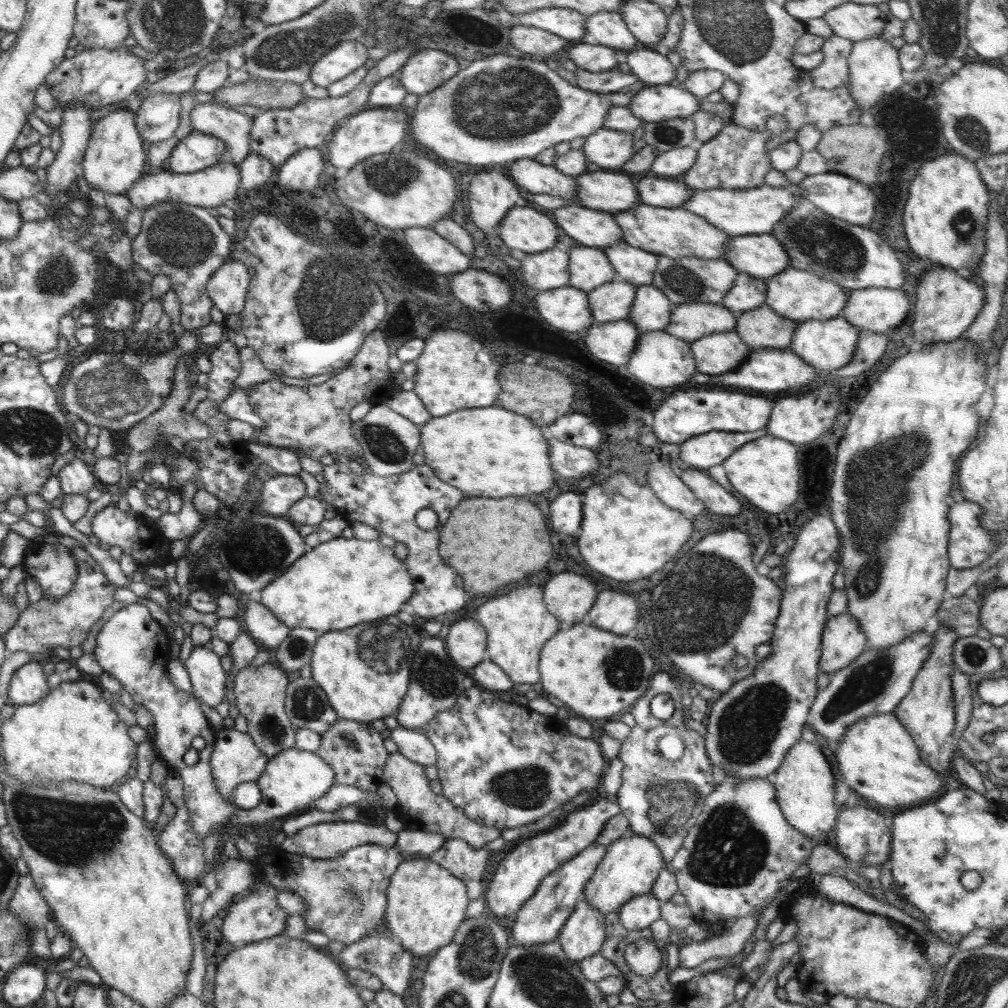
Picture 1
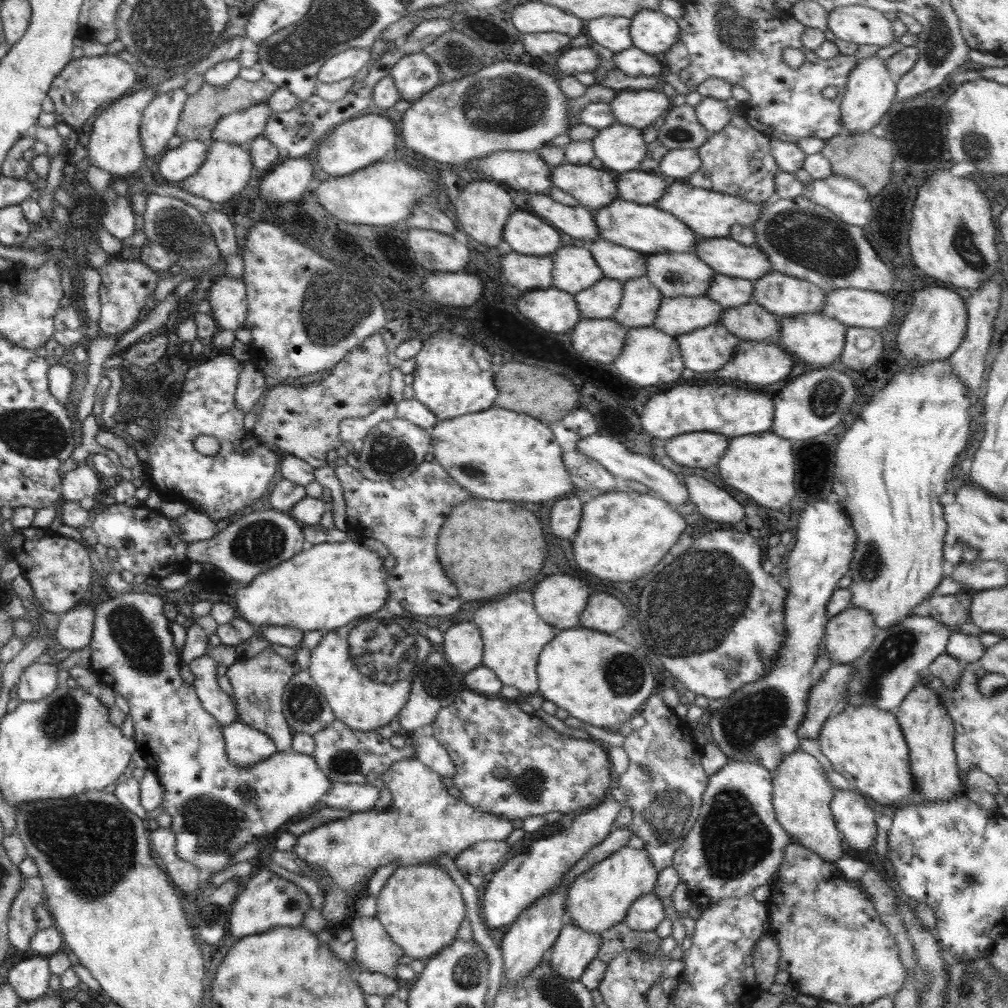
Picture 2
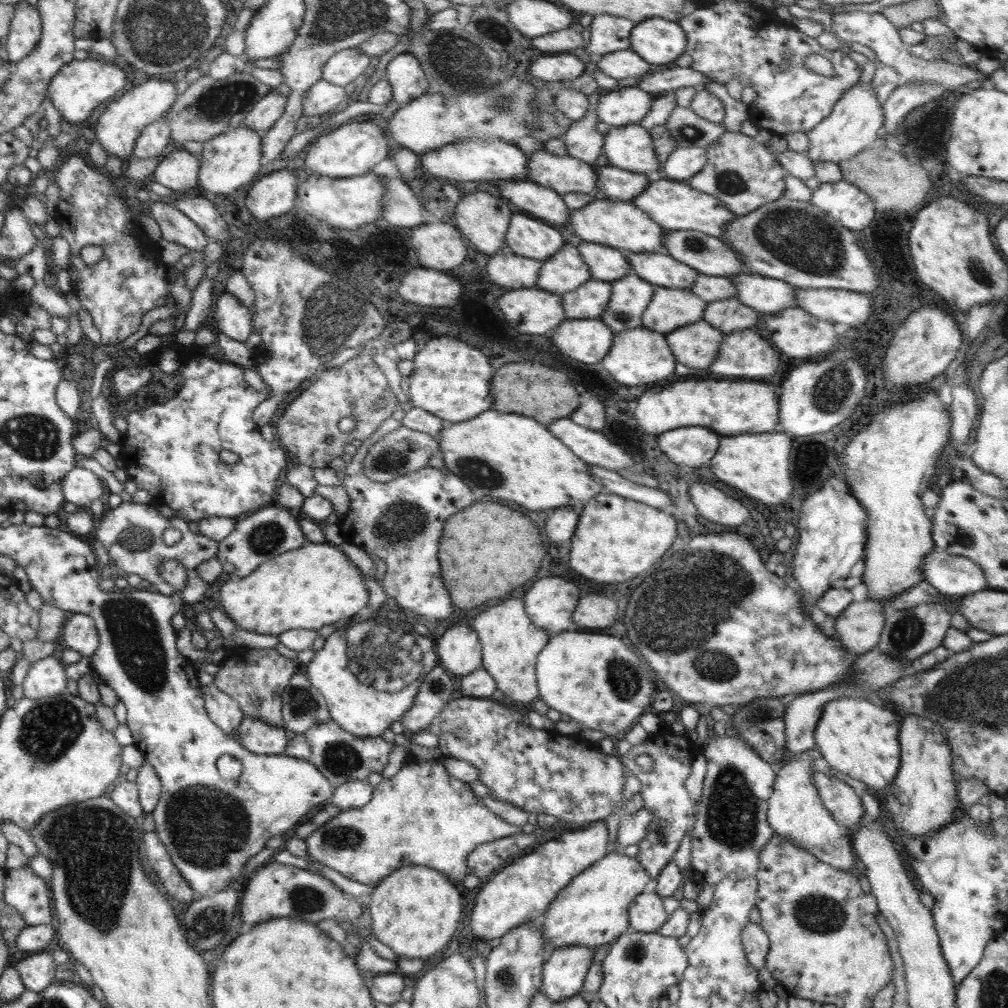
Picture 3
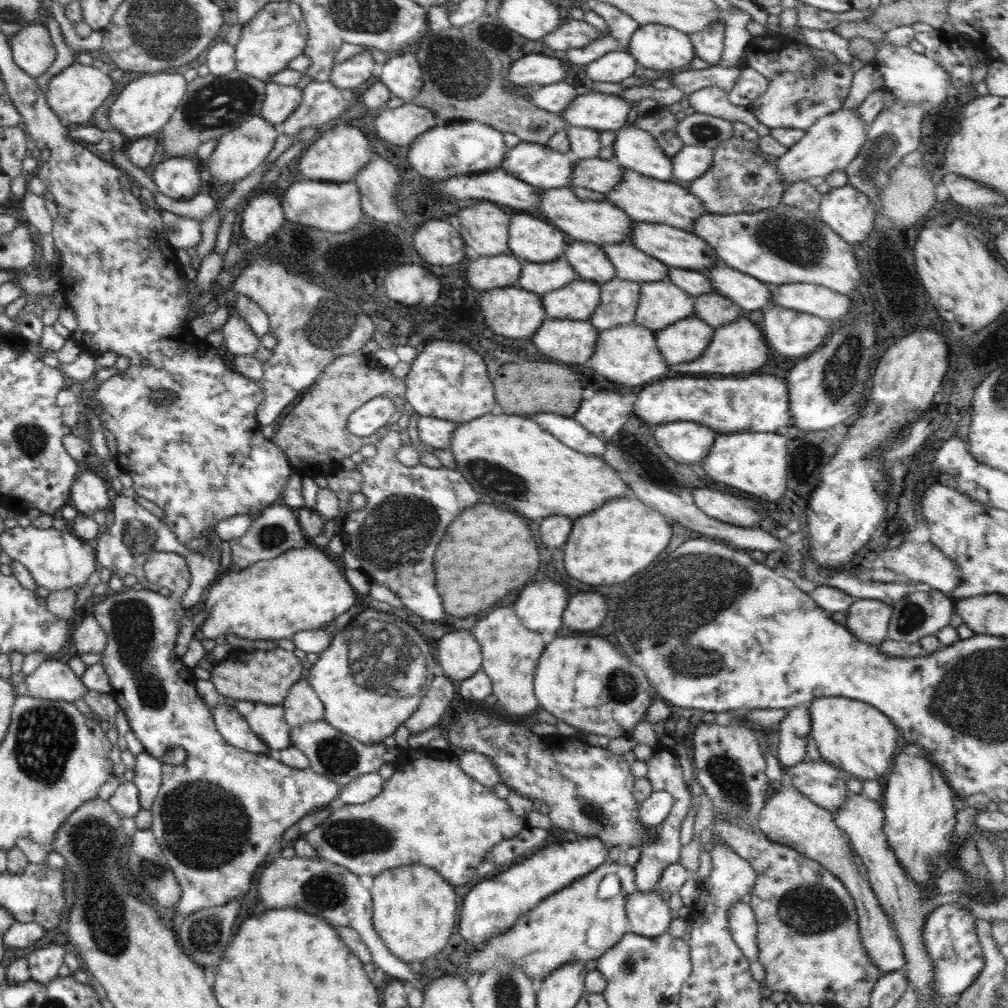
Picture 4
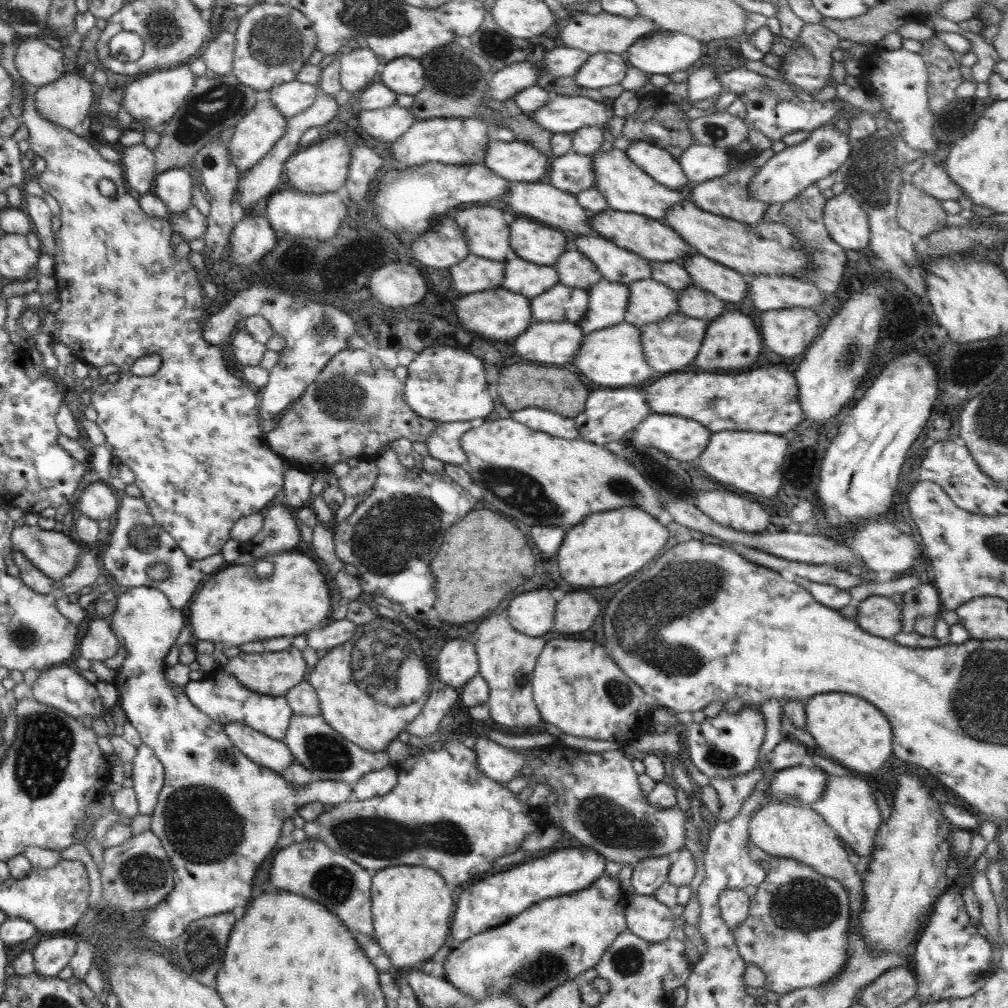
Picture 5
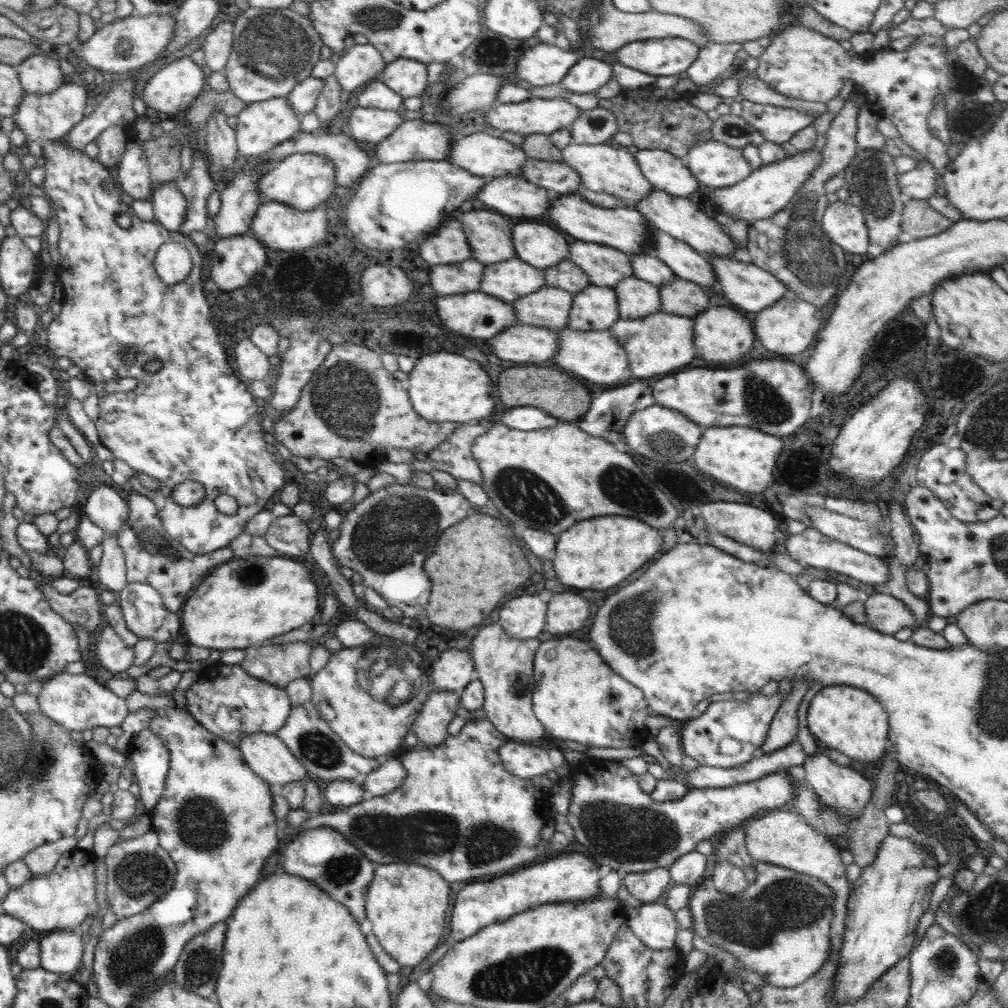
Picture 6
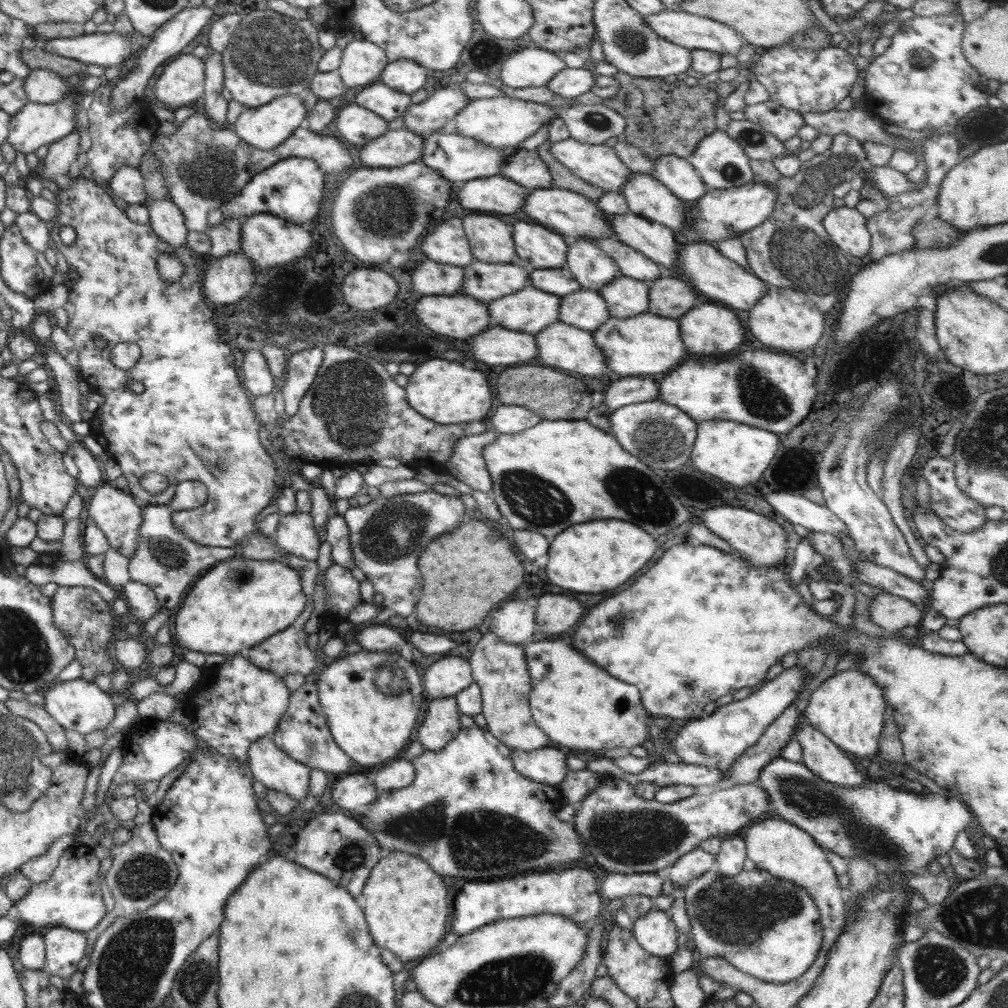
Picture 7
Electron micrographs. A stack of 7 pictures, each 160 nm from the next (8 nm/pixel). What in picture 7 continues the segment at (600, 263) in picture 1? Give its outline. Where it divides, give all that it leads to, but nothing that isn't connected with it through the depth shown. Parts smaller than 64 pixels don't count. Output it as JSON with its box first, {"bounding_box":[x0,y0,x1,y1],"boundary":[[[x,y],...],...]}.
{"bounding_box":[460,259,529,305],"boundary":[[[476,259],[463,267],[464,284],[460,293],[486,305],[529,284],[529,271],[523,264],[489,263]]]}

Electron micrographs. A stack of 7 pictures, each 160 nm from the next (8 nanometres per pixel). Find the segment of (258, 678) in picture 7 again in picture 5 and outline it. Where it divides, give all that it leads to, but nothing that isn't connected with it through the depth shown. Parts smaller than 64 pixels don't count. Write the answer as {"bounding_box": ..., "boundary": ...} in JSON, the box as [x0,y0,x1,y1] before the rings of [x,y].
{"bounding_box":[184,665,293,740],"boundary":[[[222,665],[211,672],[205,672],[202,680],[189,680],[184,686],[184,692],[198,710],[207,714],[222,728],[230,721],[246,723],[274,740],[283,740],[293,715],[285,695],[270,696],[248,690],[234,675],[225,672]]]}

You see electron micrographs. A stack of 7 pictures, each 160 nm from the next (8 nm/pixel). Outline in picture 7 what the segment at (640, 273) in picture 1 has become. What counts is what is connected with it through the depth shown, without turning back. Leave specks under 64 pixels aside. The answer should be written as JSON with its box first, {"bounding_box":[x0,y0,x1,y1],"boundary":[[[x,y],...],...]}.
{"bounding_box":[529,267,580,297],"boundary":[[[566,267],[559,269],[532,268],[529,271],[529,284],[559,297],[572,294],[580,288],[578,281]]]}

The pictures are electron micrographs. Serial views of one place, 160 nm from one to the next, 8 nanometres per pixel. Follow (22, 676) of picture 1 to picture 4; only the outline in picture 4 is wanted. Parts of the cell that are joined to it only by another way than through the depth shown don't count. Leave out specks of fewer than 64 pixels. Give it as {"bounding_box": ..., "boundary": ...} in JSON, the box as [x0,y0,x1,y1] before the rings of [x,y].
{"bounding_box":[24,658,86,703],"boundary":[[[46,658],[32,674],[24,678],[27,694],[34,698],[73,703],[84,698],[86,685],[72,672],[68,663]]]}

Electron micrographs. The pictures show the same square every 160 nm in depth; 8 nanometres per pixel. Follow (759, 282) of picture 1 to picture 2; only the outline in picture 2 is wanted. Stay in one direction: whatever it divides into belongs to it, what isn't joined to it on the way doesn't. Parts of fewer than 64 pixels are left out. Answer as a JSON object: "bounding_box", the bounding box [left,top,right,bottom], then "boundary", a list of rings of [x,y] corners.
{"bounding_box":[707,273,754,309],"boundary":[[[715,273],[707,296],[722,309],[738,308],[753,300],[754,281]]]}

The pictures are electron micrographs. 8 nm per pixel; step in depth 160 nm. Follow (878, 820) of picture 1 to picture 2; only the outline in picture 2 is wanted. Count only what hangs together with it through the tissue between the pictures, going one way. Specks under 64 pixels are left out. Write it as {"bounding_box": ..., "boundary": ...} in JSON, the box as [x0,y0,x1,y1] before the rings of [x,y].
{"bounding_box":[830,788,877,855],"boundary":[[[834,788],[830,802],[836,827],[850,855],[866,852],[875,844],[877,836],[875,814],[866,805],[864,797],[852,788],[846,791]]]}

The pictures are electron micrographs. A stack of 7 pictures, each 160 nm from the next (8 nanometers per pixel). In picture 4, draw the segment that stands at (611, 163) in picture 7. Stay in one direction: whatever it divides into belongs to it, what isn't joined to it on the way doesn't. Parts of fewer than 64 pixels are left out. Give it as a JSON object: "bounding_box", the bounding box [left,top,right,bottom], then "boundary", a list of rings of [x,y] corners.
{"bounding_box":[606,168,707,231],"boundary":[[[622,168],[622,180],[606,194],[606,200],[622,209],[633,221],[652,222],[691,231],[694,221],[707,213],[703,202],[690,194],[688,189],[671,181],[660,181],[657,178],[644,176],[639,172]]]}

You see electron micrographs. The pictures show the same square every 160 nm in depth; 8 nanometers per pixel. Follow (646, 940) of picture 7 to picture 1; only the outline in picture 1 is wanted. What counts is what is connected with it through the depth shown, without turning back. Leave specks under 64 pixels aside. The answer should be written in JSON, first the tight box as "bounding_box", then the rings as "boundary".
{"bounding_box":[619,892,661,933],"boundary":[[[651,892],[641,894],[625,902],[619,910],[619,920],[628,933],[639,933],[642,929],[650,928],[651,924],[661,919],[660,905]]]}

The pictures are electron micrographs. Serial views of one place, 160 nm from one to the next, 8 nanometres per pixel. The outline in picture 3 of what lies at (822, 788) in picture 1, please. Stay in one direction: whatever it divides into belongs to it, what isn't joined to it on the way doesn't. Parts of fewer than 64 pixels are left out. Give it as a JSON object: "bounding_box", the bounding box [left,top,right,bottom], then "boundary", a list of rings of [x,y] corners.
{"bounding_box":[766,757,854,872],"boundary":[[[791,757],[775,771],[772,795],[768,800],[766,822],[774,834],[794,843],[796,847],[810,852],[818,861],[842,872],[852,872],[854,852],[851,835],[848,830],[838,825],[830,812],[818,798],[818,790],[812,782],[812,761]]]}

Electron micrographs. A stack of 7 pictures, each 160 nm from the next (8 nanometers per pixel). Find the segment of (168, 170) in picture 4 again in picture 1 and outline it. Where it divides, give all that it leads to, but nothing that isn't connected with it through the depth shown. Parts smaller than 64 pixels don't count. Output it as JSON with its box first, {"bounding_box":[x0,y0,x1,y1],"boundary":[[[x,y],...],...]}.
{"bounding_box":[168,130,226,174],"boundary":[[[193,130],[171,150],[168,164],[176,174],[190,174],[210,168],[226,157],[225,144],[219,138]]]}

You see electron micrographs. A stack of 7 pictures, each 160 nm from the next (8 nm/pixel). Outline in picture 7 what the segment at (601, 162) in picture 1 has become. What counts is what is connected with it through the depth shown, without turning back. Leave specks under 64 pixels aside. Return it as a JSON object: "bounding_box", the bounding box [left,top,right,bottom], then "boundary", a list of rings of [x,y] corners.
{"bounding_box":[651,155,707,201],"boundary":[[[676,155],[658,157],[651,175],[682,201],[698,200],[707,191],[699,172]]]}

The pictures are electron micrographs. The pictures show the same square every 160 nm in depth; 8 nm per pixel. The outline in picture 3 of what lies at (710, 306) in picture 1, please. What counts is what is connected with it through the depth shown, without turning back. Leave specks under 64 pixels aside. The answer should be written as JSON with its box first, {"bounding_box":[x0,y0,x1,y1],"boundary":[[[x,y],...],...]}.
{"bounding_box":[642,287,706,334],"boundary":[[[653,287],[653,295],[642,314],[642,327],[658,334],[703,320],[706,302],[691,290]]]}

